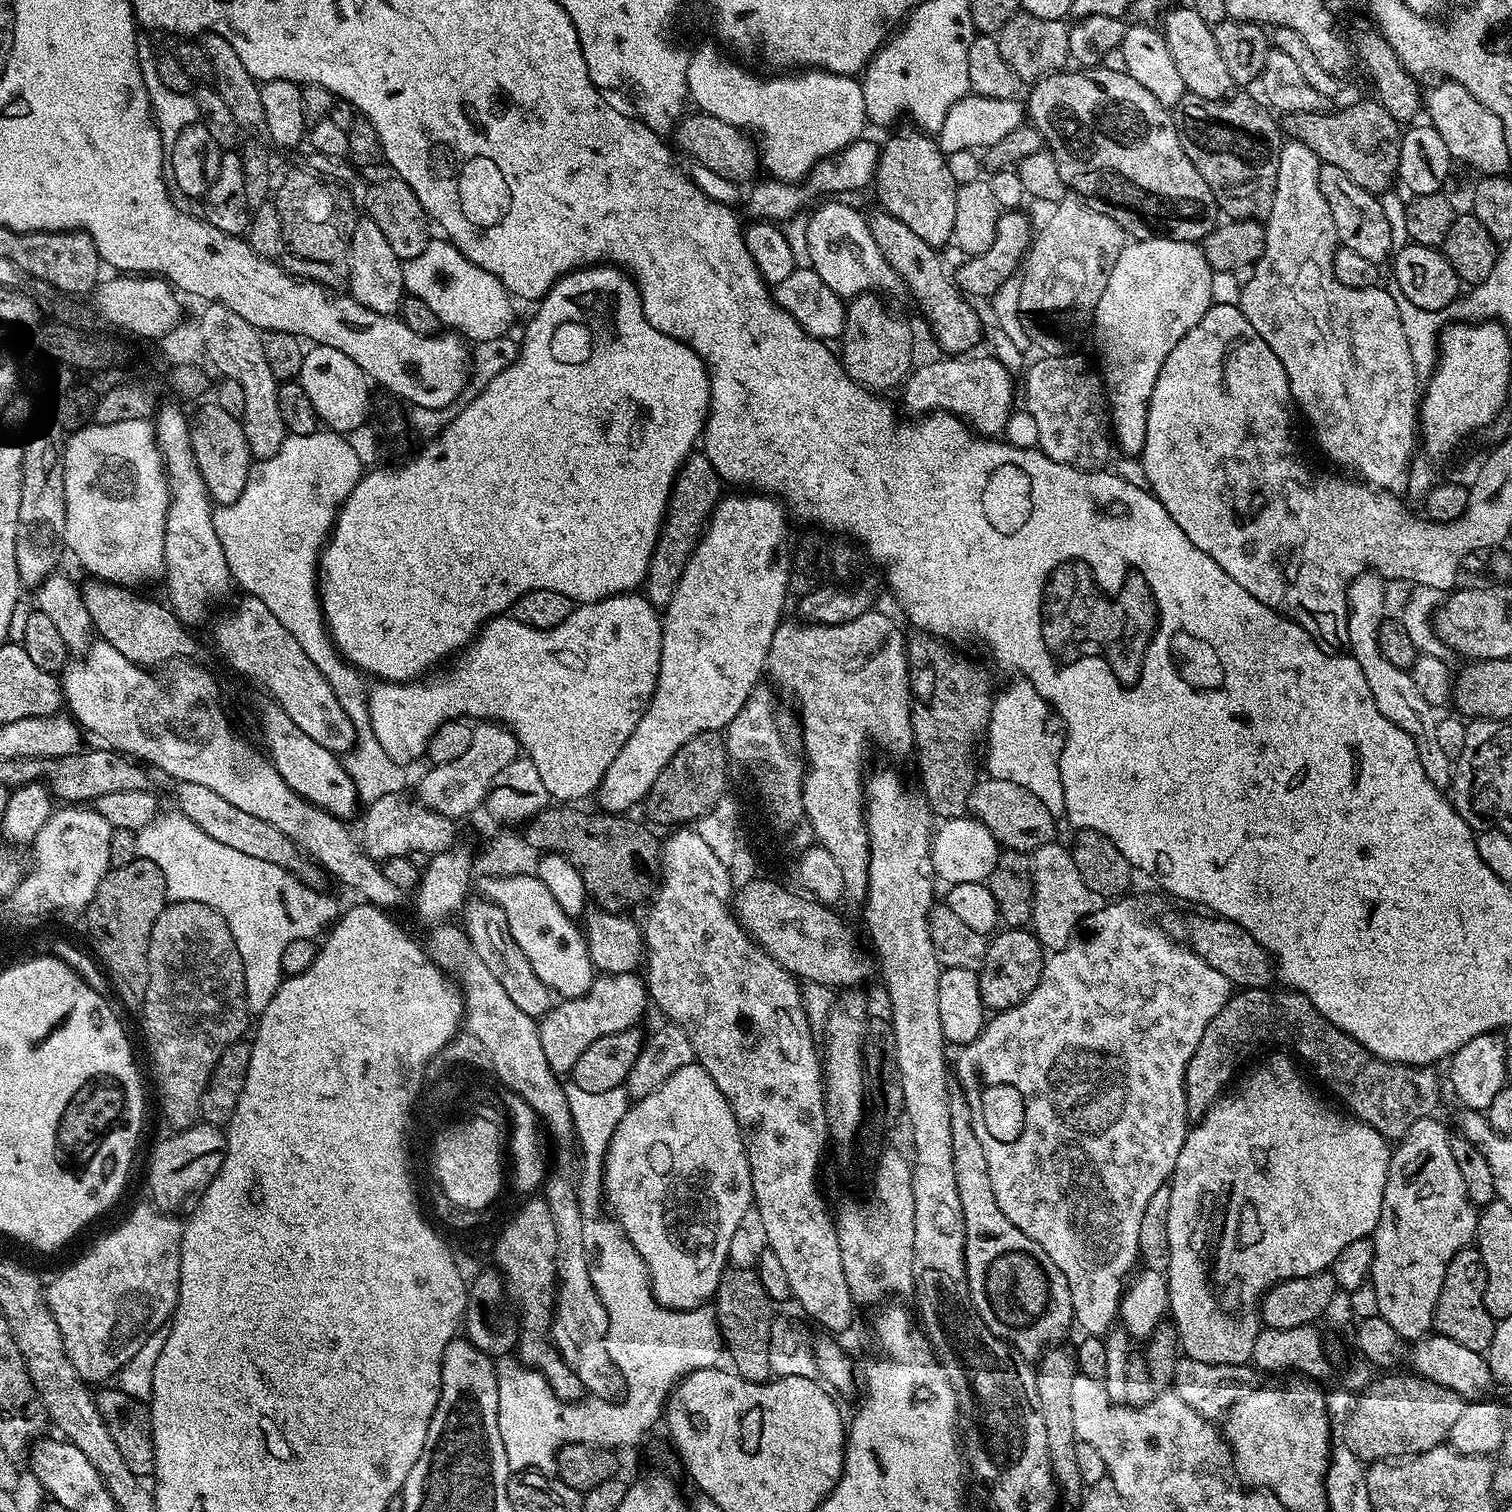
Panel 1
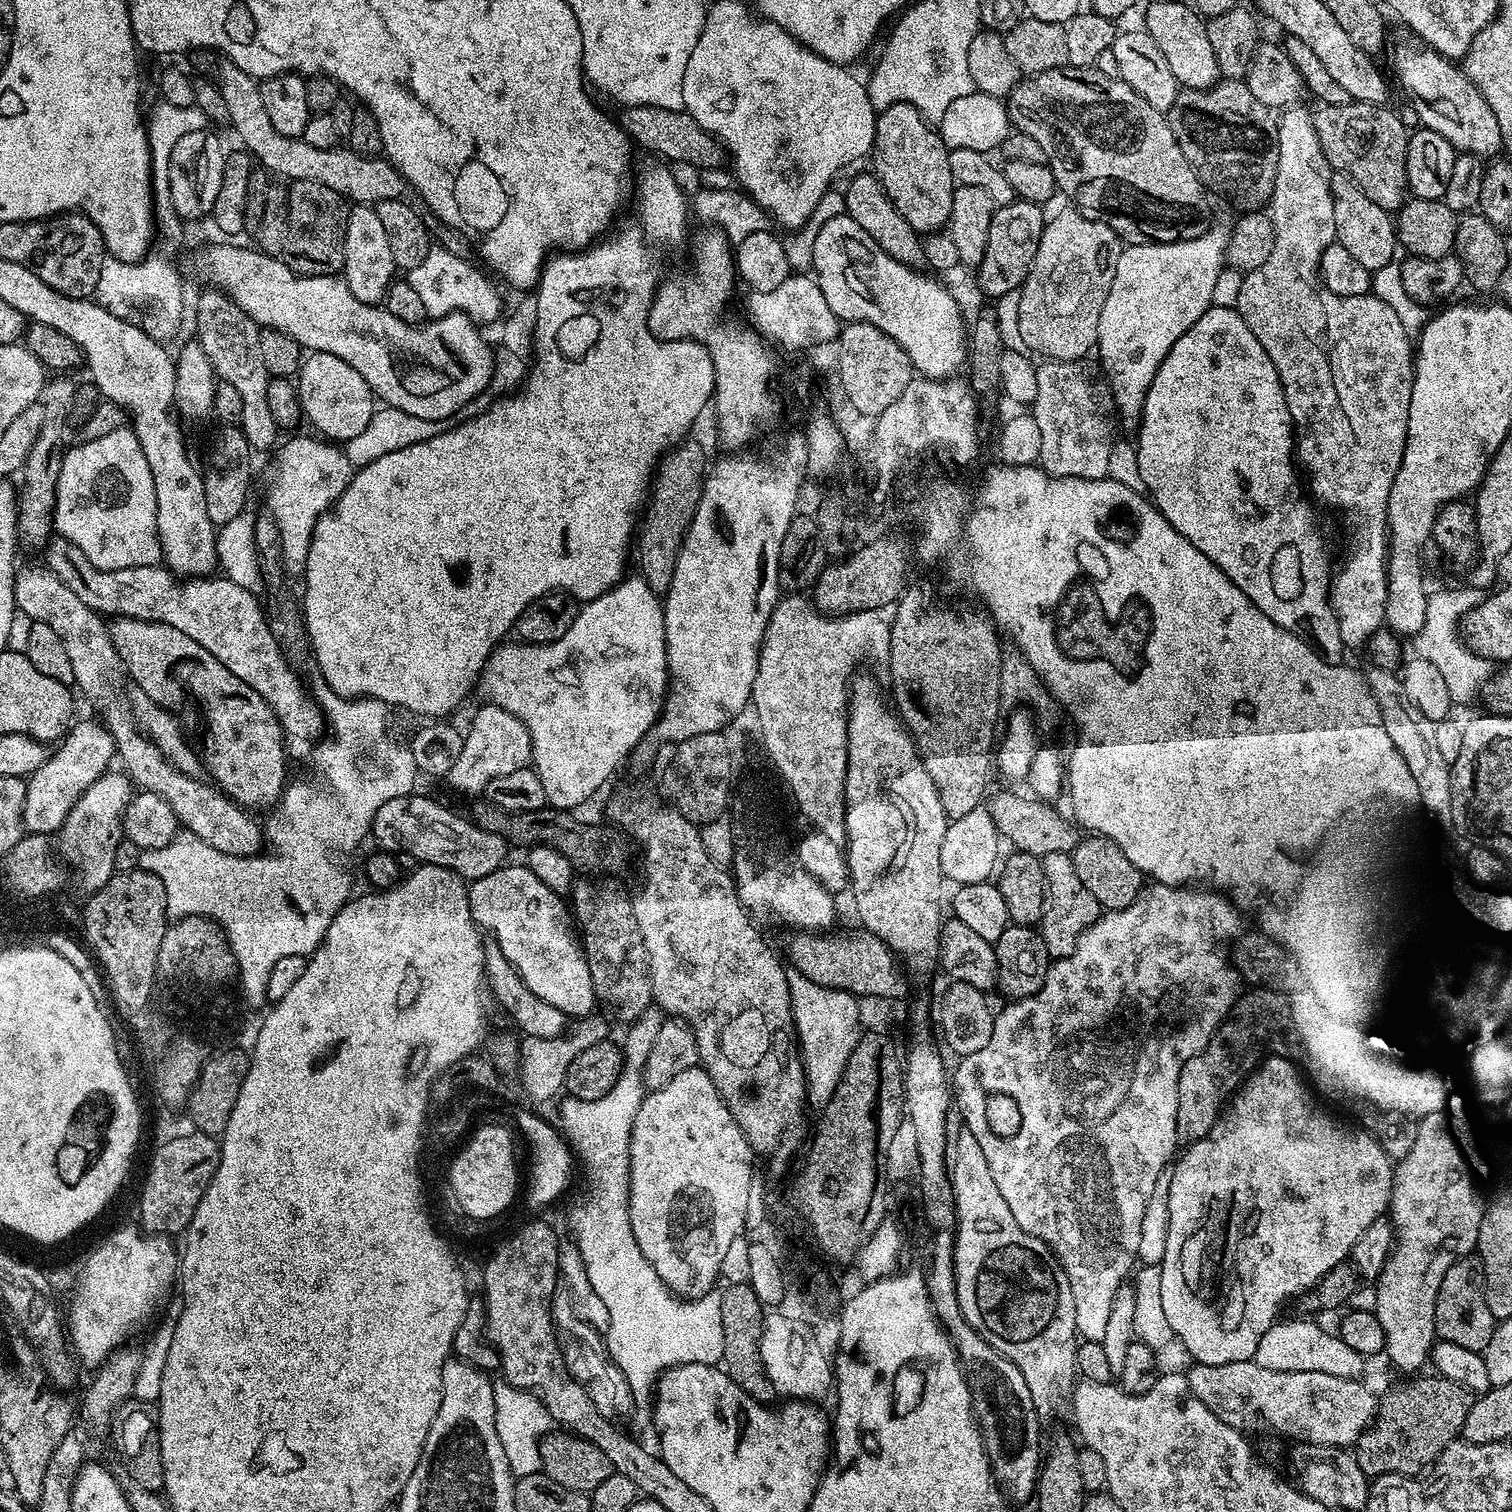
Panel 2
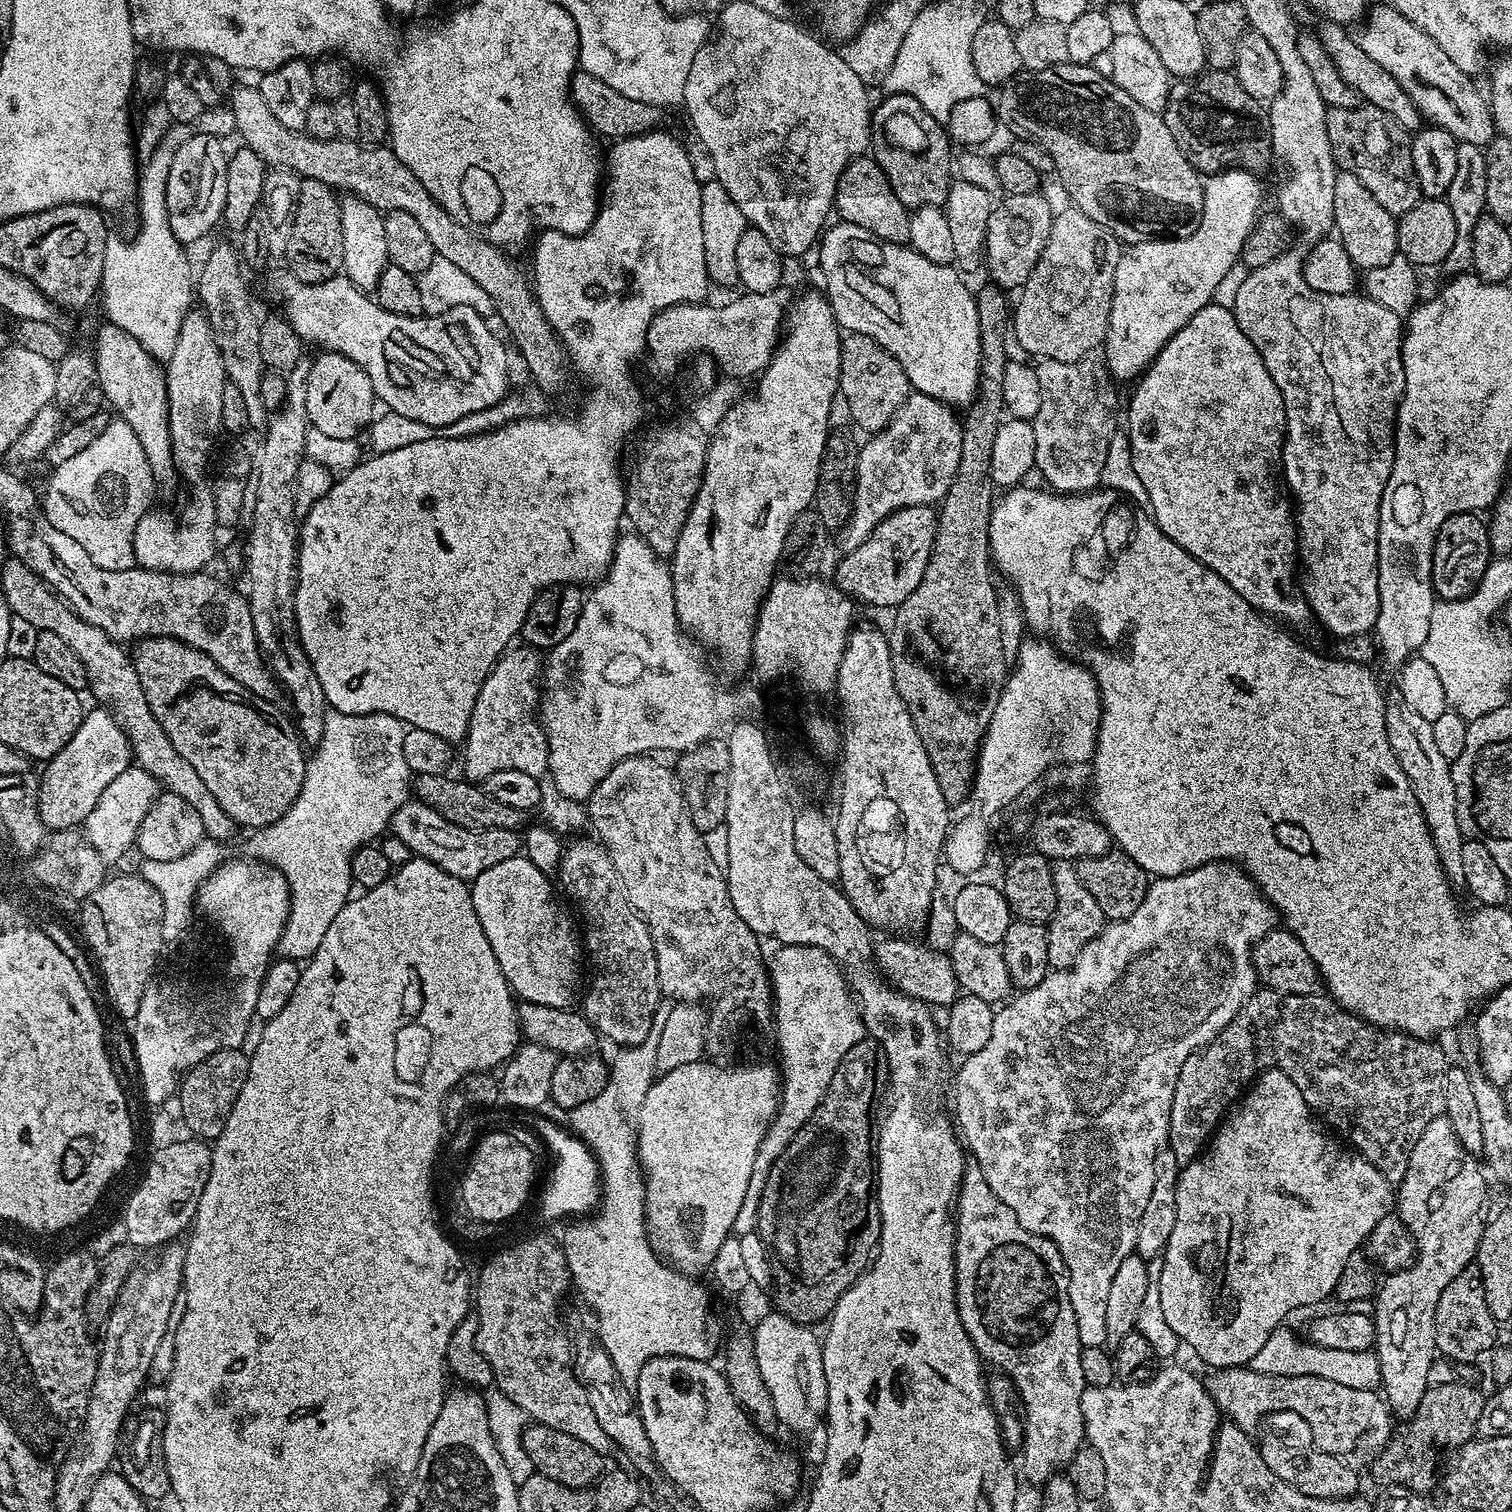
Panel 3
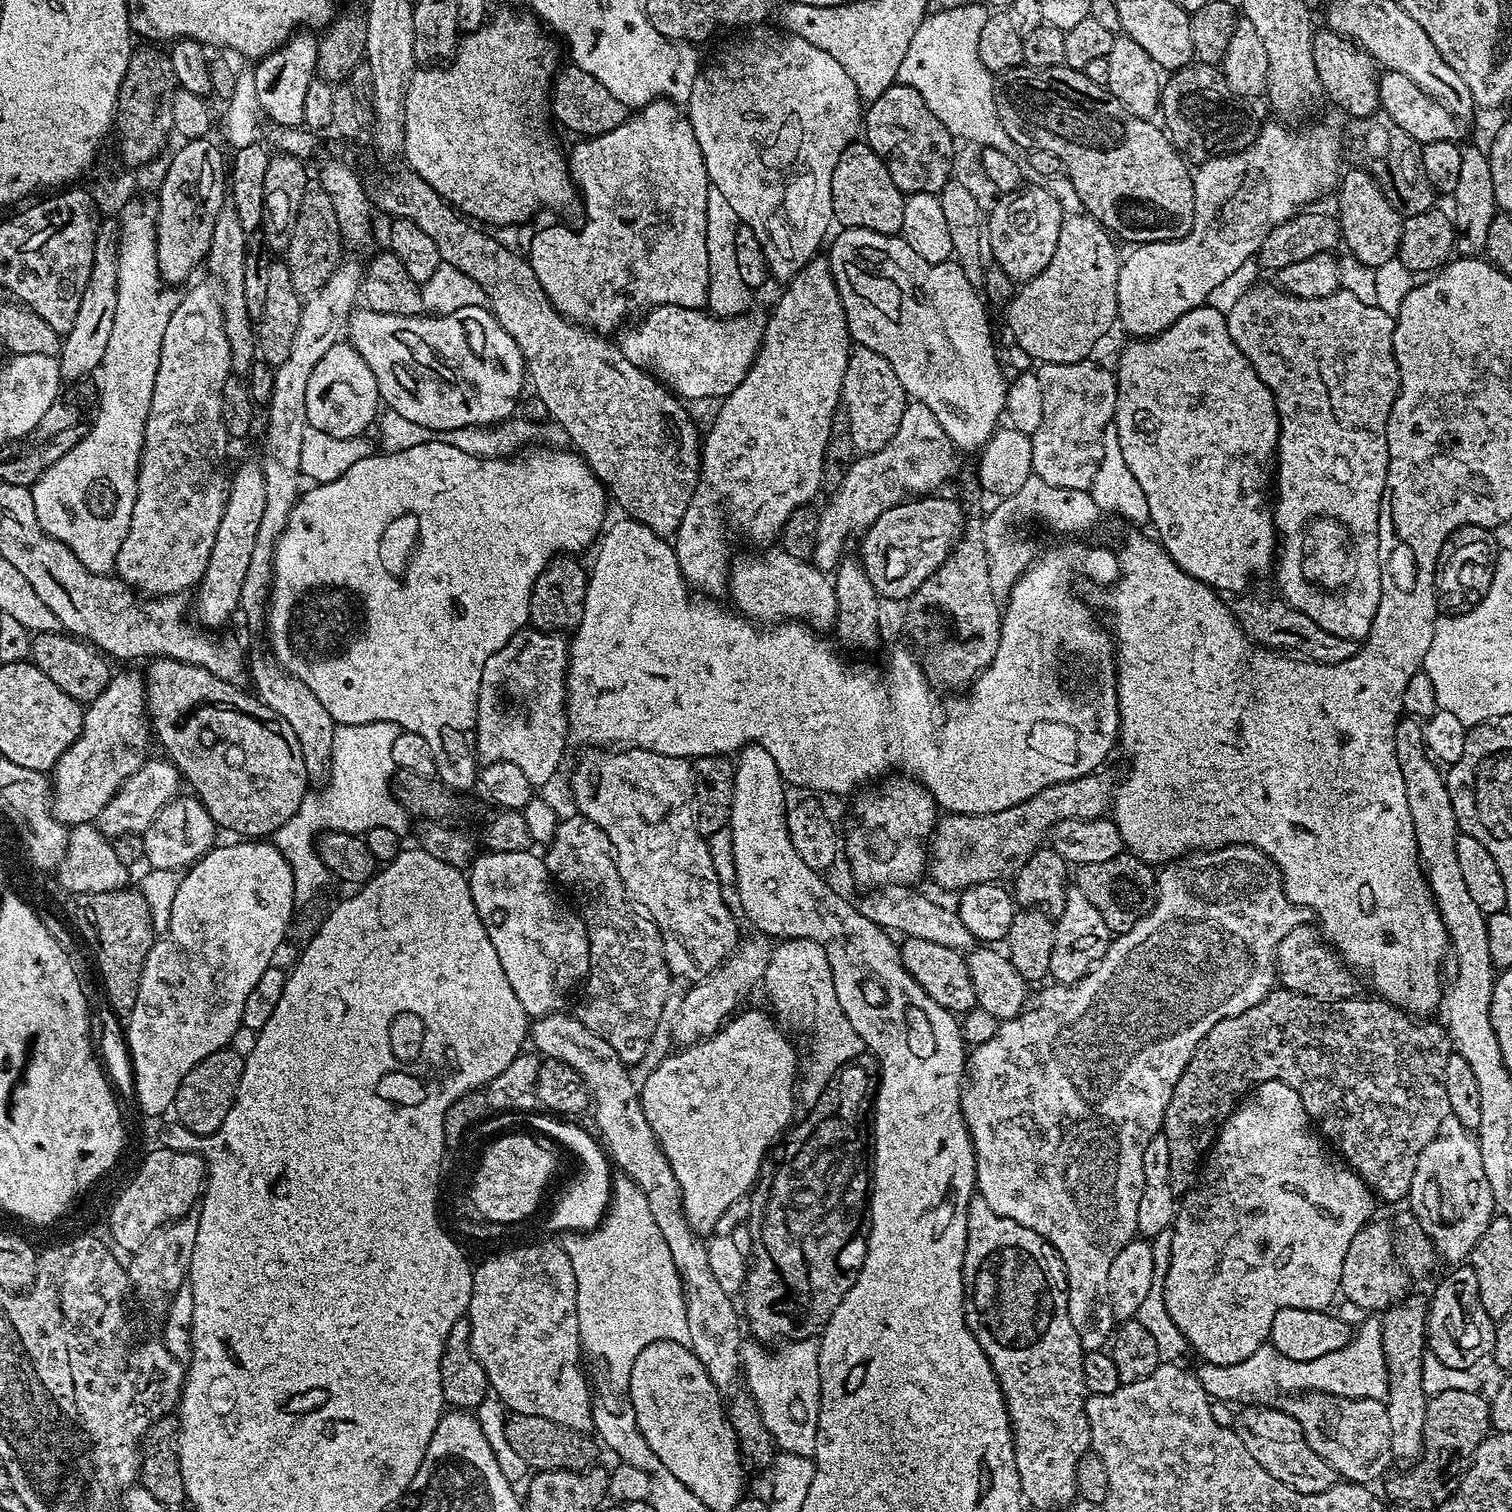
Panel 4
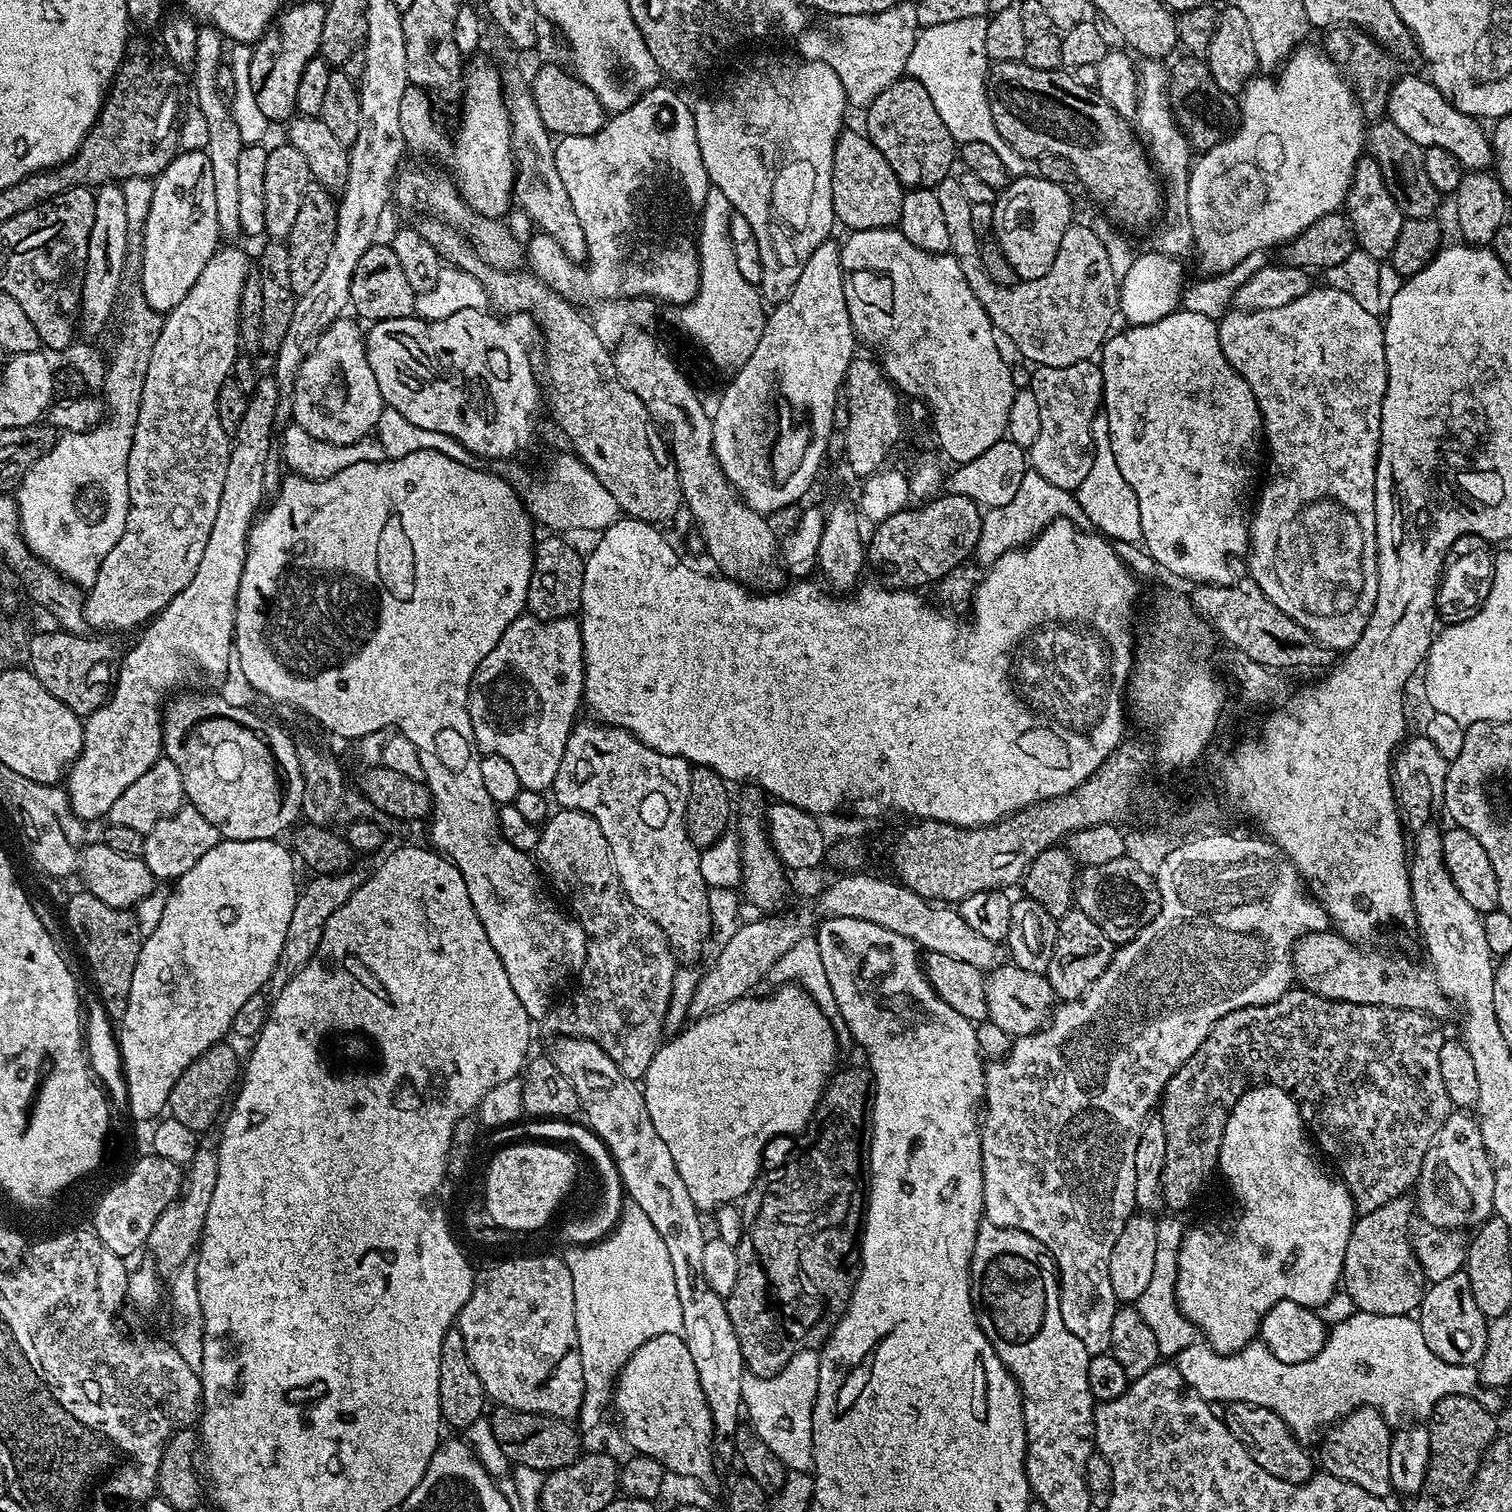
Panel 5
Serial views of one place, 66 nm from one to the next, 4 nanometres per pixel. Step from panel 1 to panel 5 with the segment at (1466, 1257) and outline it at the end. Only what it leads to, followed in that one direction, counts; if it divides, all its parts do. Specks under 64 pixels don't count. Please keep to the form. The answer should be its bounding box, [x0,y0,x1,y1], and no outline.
[1418,1271,1488,1365]

